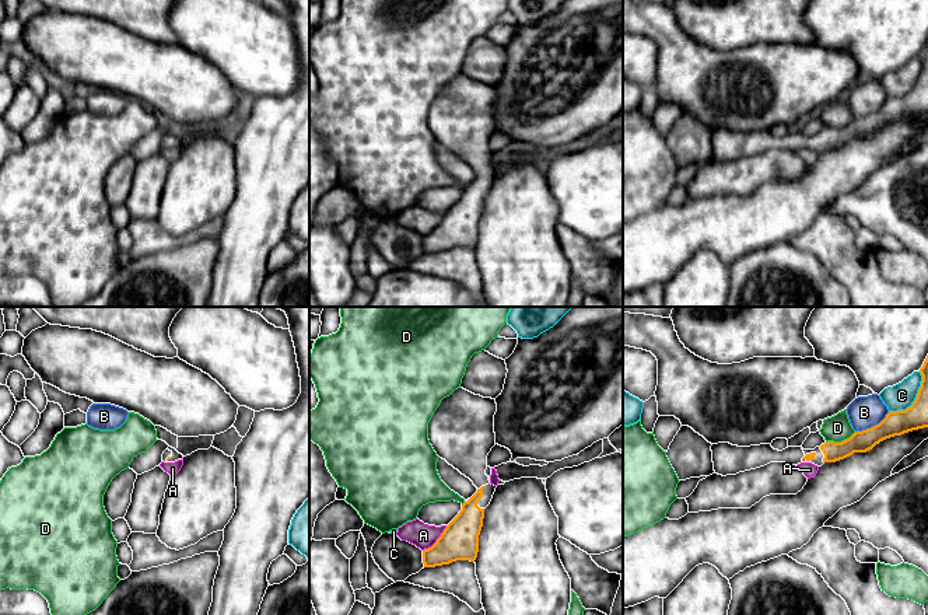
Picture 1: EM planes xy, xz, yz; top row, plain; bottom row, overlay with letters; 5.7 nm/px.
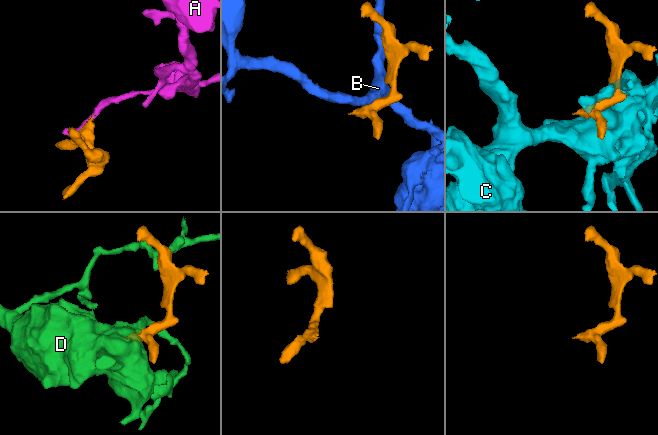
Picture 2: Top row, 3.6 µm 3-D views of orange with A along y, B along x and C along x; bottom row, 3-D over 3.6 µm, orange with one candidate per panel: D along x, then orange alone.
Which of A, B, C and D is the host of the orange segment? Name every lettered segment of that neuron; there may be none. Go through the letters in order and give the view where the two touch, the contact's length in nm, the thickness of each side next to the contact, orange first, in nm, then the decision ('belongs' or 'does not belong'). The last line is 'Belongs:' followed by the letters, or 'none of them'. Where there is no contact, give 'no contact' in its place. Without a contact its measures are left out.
A: xz | 200 nm | 220/140 nm | does not belong
B: yz | 240 nm | 140/190 nm | does not belong
C: yz | 300 nm | 140/150 nm | does not belong
D: yz | 190 nm | 130/150 nm | does not belong
Belongs: none of them

